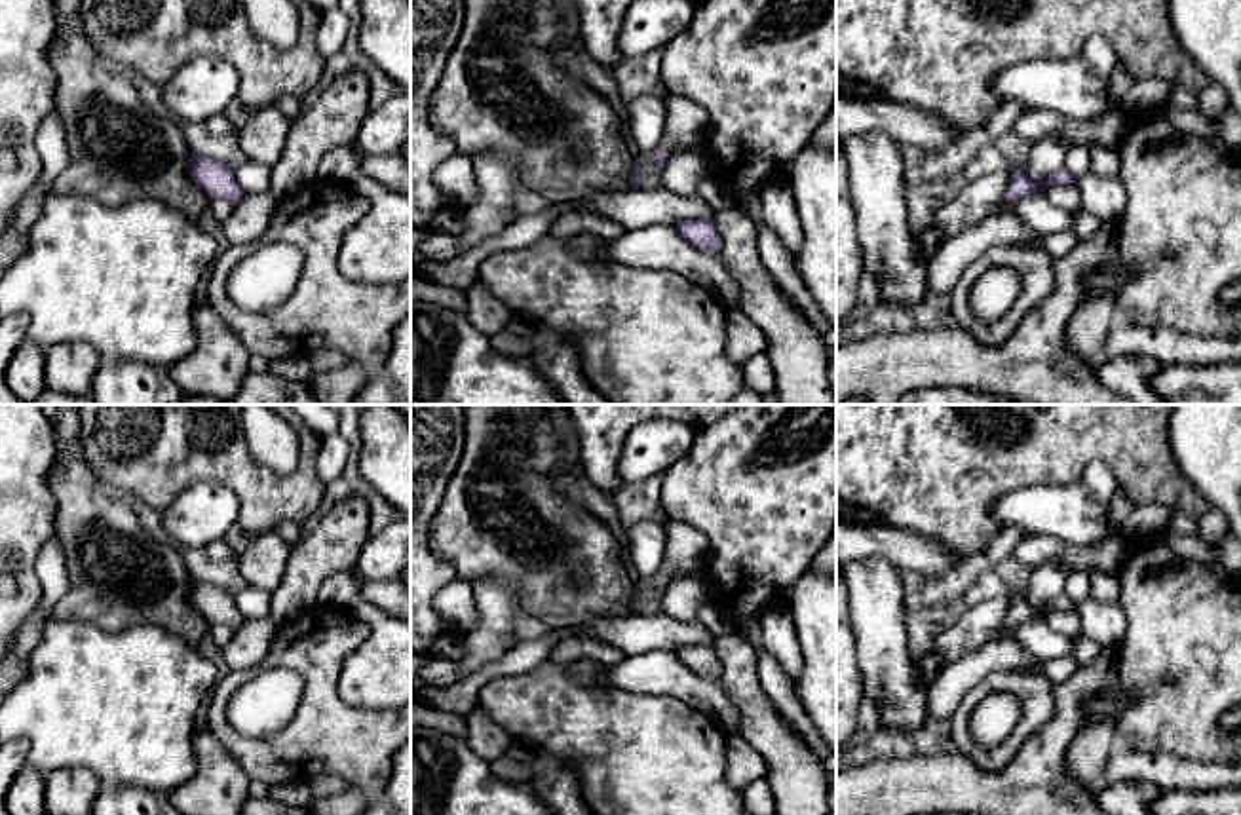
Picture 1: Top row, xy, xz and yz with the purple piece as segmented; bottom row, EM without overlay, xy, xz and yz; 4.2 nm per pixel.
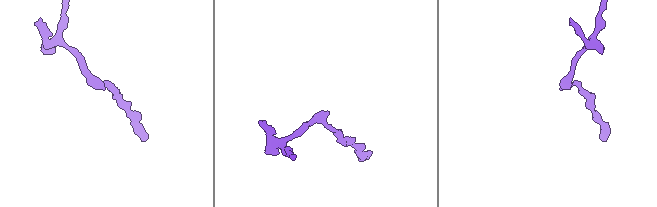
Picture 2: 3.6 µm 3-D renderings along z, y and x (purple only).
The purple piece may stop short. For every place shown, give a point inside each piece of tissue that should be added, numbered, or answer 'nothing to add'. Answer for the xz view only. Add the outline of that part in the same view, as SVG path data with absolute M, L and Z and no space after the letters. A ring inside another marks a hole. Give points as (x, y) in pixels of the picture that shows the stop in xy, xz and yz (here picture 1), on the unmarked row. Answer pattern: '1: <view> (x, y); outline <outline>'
1: xz (687, 548); outline M665 521L663 526L667 532L667 555L659 574L673 579L677 572L696 572L707 555L707 536L682 521Z

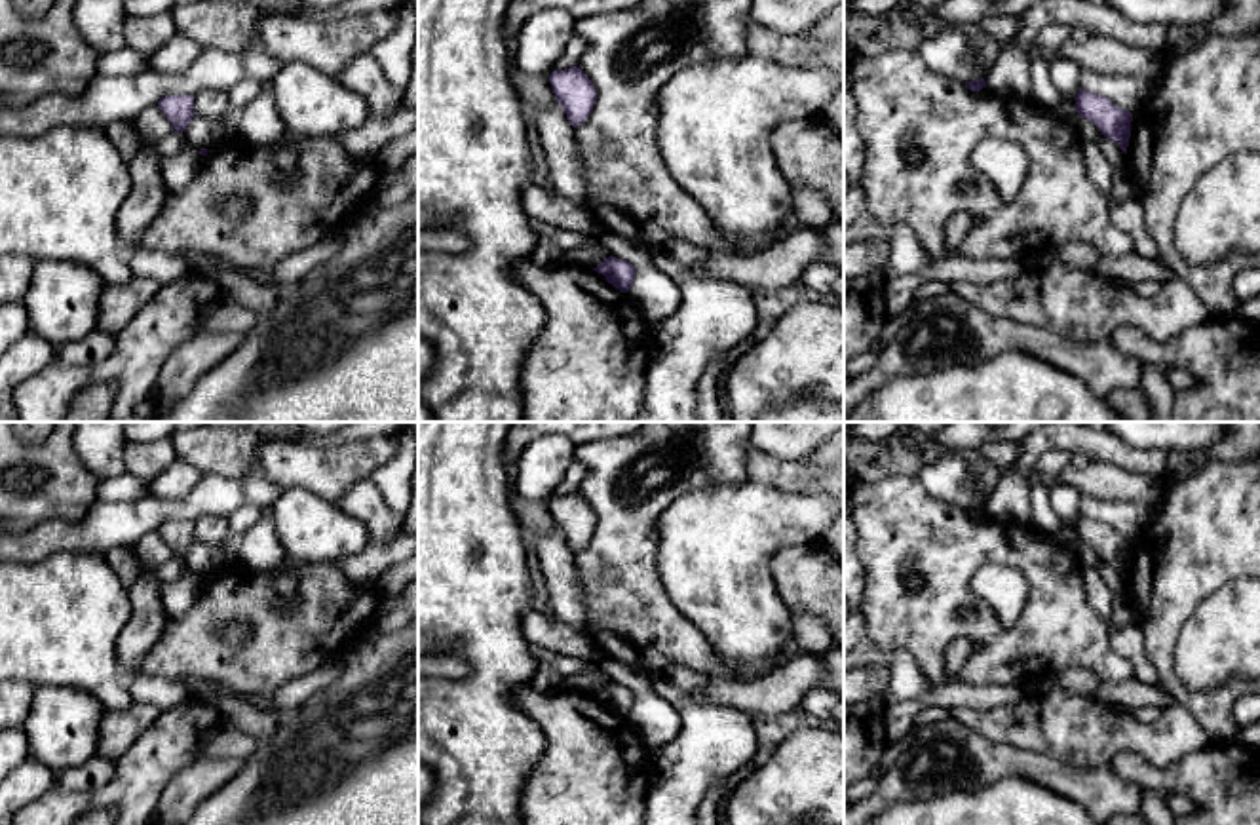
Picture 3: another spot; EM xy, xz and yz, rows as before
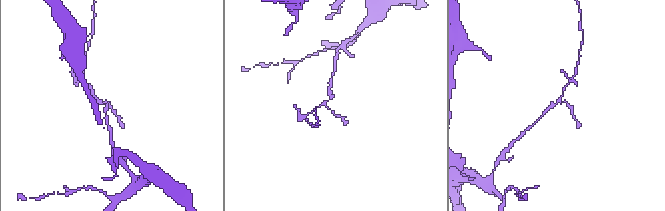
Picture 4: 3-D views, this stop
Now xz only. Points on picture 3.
nothing to add

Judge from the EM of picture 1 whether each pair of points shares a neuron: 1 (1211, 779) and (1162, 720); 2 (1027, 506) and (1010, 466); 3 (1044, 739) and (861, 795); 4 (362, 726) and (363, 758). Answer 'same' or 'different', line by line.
1: different
2: different
3: same
4: same

